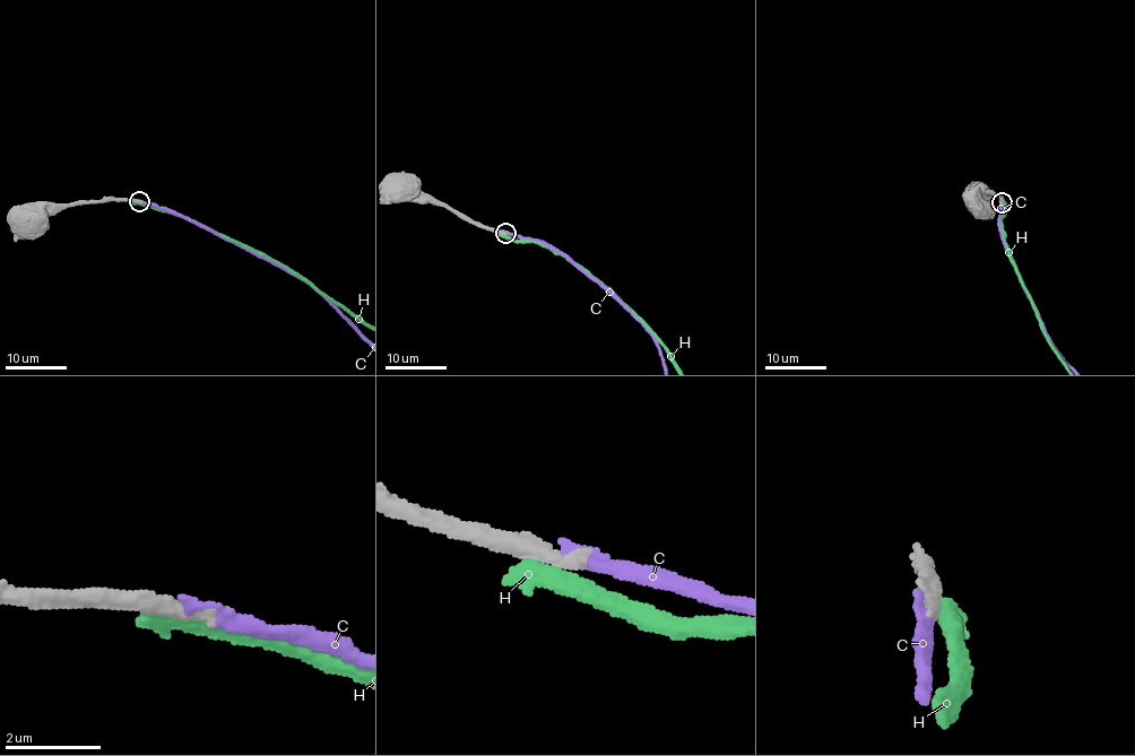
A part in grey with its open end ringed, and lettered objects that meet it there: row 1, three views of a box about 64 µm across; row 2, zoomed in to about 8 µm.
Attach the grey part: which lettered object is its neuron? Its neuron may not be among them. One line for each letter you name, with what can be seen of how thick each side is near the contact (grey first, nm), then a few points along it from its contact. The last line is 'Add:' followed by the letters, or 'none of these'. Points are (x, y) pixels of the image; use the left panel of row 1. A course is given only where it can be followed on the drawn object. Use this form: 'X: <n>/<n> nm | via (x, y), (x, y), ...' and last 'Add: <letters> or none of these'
C: 360/340 nm
Add: C

